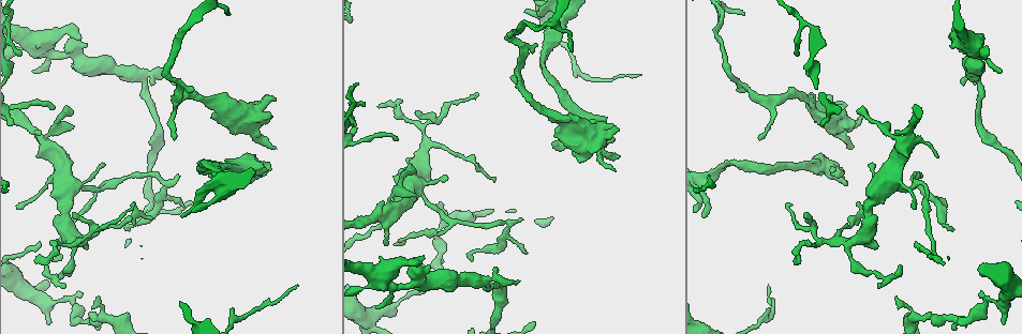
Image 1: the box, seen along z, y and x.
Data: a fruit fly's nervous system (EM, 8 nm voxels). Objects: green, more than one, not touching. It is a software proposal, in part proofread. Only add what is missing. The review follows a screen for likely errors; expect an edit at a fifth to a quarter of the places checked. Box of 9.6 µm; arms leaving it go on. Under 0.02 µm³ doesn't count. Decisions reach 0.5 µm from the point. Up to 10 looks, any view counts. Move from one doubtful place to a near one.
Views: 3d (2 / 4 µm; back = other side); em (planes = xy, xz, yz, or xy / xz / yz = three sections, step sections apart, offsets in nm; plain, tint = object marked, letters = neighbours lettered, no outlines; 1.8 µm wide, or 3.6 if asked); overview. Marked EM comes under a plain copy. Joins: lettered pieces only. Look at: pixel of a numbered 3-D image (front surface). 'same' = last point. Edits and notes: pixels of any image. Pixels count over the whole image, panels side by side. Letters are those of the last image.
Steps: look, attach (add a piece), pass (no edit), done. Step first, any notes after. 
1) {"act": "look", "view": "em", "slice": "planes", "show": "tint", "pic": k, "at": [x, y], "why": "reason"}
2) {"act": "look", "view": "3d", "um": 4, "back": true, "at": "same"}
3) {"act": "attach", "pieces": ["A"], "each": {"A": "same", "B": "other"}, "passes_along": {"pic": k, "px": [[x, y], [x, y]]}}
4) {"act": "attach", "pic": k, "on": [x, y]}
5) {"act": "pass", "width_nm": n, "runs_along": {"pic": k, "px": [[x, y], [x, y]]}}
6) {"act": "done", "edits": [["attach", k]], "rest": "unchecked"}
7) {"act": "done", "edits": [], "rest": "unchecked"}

{"act": "look", "view": "3d", "um": 4, "pic": 1, "at": [703, 215], "why": "tapers out"}

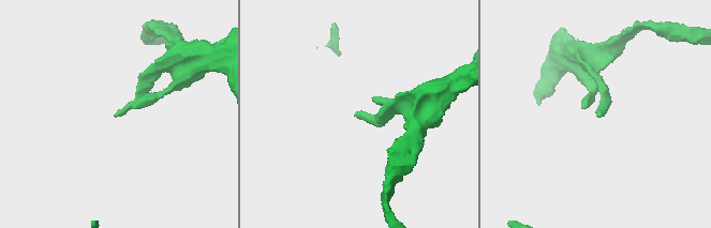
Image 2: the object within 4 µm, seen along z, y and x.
{"act": "look", "view": "em", "slice": "planes", "show": "letters", "pic": 2, "at": [118, 114], "why": "now the EM"}

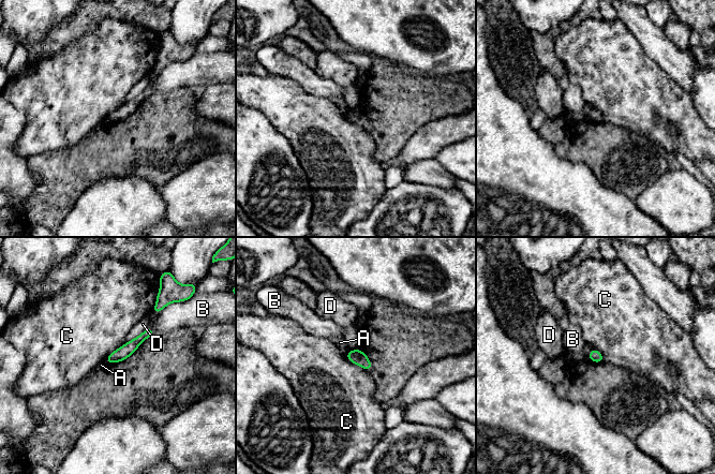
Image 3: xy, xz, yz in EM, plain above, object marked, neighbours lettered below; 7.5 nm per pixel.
{"act": "pass", "each": {"A": "other", "B": "other", "C": "other", "D": "other"}, "border": {"pic": 3, "px": [[345, 354], [351, 361], [367, 371]]}, "found": "none of them fits"}

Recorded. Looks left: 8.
{"act": "look", "view": "em", "slice": "planes", "show": "letters", "pic": 1, "at": [417, 266], "why": "thin neck"}

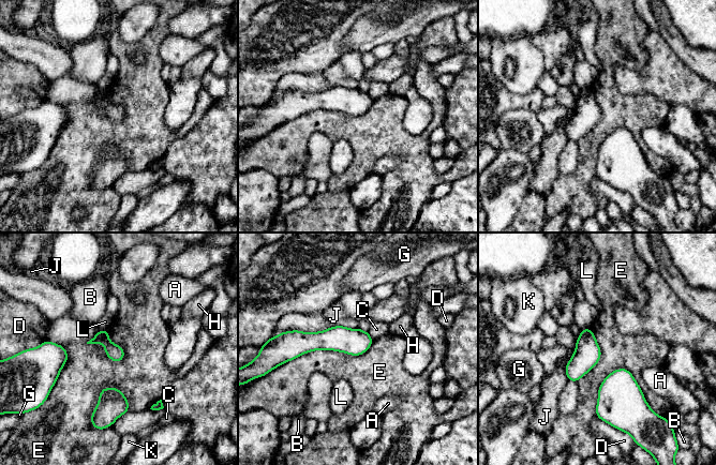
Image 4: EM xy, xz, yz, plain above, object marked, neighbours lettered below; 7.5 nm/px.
{"act": "pass", "each": {"A": "other", "B": "other", "C": "other", "D": "other", "E": "other", "G": "other", "H": "other", "J": "other", "K": "other", "L": "other"}, "border": {"pic": 4, "px": [[650, 406], [615, 369], [595, 416]]}, "found": "no lettered piece goes on from it"}

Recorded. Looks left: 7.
{"act": "look", "view": "em", "slice": "planes", "show": "tint", "pic": 1, "at": [140, 75], "why": "thick turns thin"}

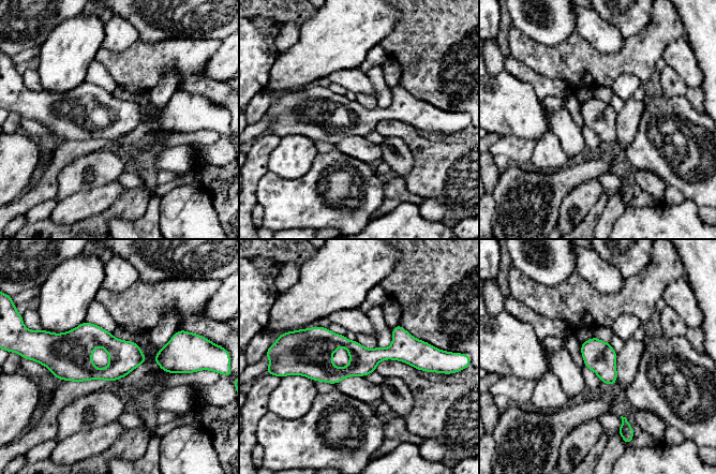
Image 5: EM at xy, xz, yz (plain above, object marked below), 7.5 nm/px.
{"act": "look", "view": "em", "slice": "planes", "show": "letters", "at": "same", "why": "see the neighbours"}

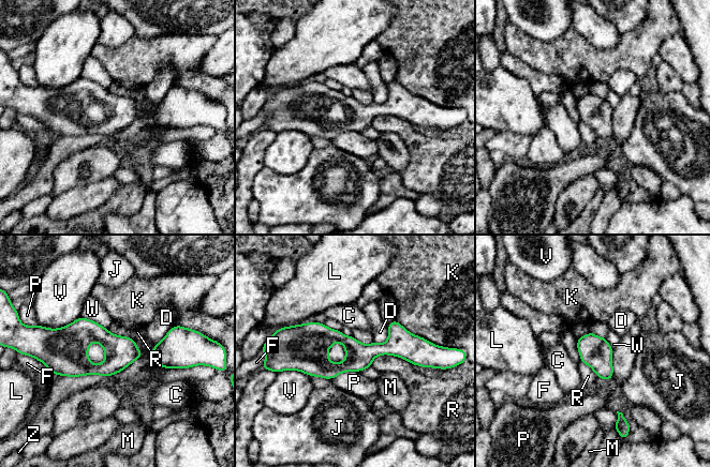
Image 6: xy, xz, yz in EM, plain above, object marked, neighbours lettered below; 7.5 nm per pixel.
{"act": "pass", "each": {"C": "other", "D": "other", "F": "other", "J": "other", "K": "other", "L": "other", "M": "other", "P": "other", "R": "other", "V": "other", "W": "other", "Z": "other"}, "runs_along": {"pic": 6, "px": [[291, 349], [340, 337], [419, 360]]}, "found": "no lettered piece goes on from it"}

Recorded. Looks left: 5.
{"act": "look", "view": "3d", "um": 4, "pic": 1, "at": [945, 205], "why": "thin end"}

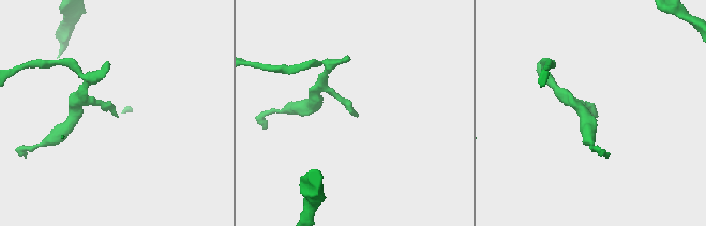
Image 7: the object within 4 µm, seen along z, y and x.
{"act": "look", "view": "em", "slice": "planes", "show": "letters", "pic": 7, "at": [357, 114], "why": "need the tissue"}

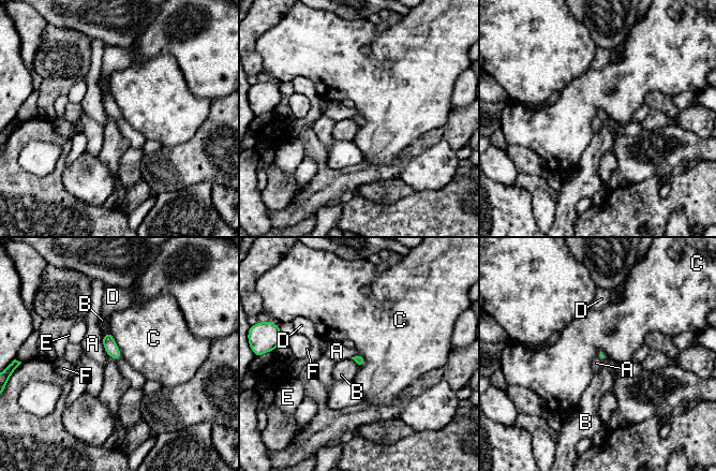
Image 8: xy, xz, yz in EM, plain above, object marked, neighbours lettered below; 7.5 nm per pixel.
{"act": "pass", "each": {"A": "other", "B": "other", "C": "other", "D": "other", "E": "other", "F": "other"}, "border": {"pic": 8, "px": [[102, 336], [104, 350], [121, 358]]}, "found": "no lettered piece goes on from it"}

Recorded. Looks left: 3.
{"act": "look", "view": "3d", "um": 4, "pic": 1, "at": [846, 184], "why": "an open end"}

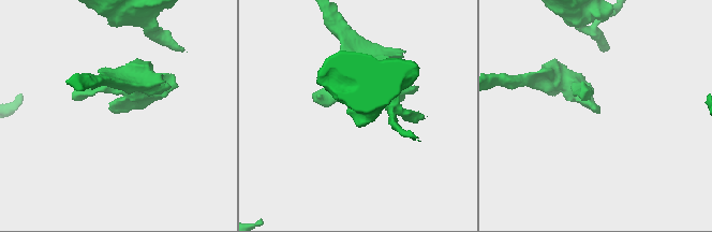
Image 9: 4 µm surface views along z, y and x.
{"act": "look", "view": "em", "slice": "planes", "show": "letters", "pic": 9, "at": [598, 113]}

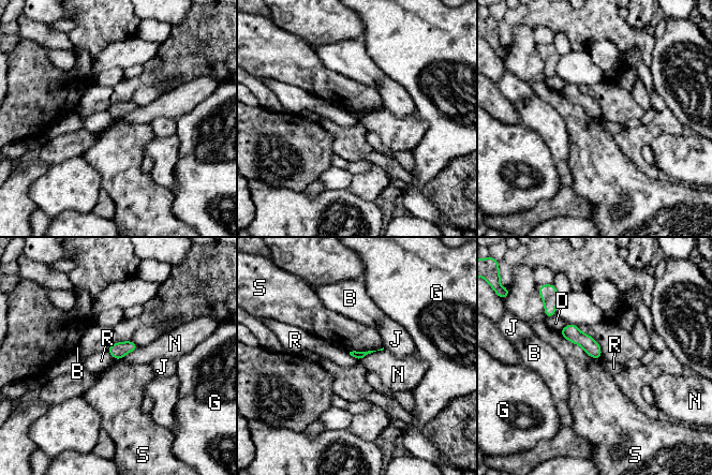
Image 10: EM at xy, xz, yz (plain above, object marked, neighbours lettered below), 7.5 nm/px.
{"act": "pass", "each": {"B": "other", "D": "other", "G": "other", "J": "other", "N": "other", "R": "other", "S": "other"}, "found": "none of them fits"}

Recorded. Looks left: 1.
{"act": "done", "edits": [], "rest": "unchecked"}

